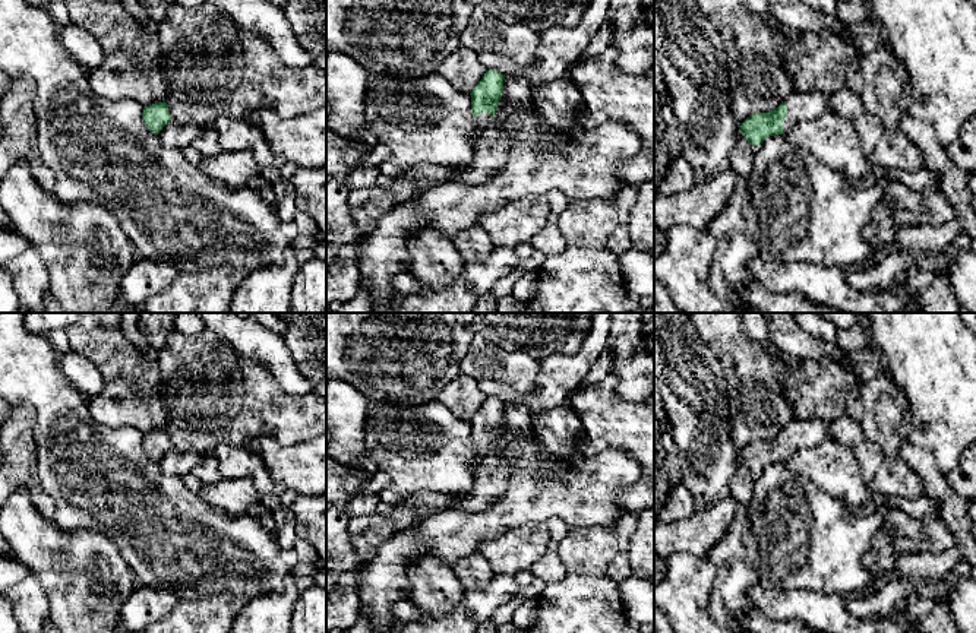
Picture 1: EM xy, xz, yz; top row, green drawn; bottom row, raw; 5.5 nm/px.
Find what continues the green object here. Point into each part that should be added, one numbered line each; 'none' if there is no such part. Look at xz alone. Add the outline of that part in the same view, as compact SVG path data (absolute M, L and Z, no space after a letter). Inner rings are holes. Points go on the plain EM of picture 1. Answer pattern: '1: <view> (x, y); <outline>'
1: xz (482, 449); M478 441L474 446L474 456L471 459L471 469L476 469L481 460L489 455L489 452L492 450L492 443L490 441Z

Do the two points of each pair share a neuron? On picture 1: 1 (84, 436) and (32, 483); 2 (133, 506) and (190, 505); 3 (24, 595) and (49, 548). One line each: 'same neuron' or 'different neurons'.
1: different neurons
2: same neuron
3: different neurons

